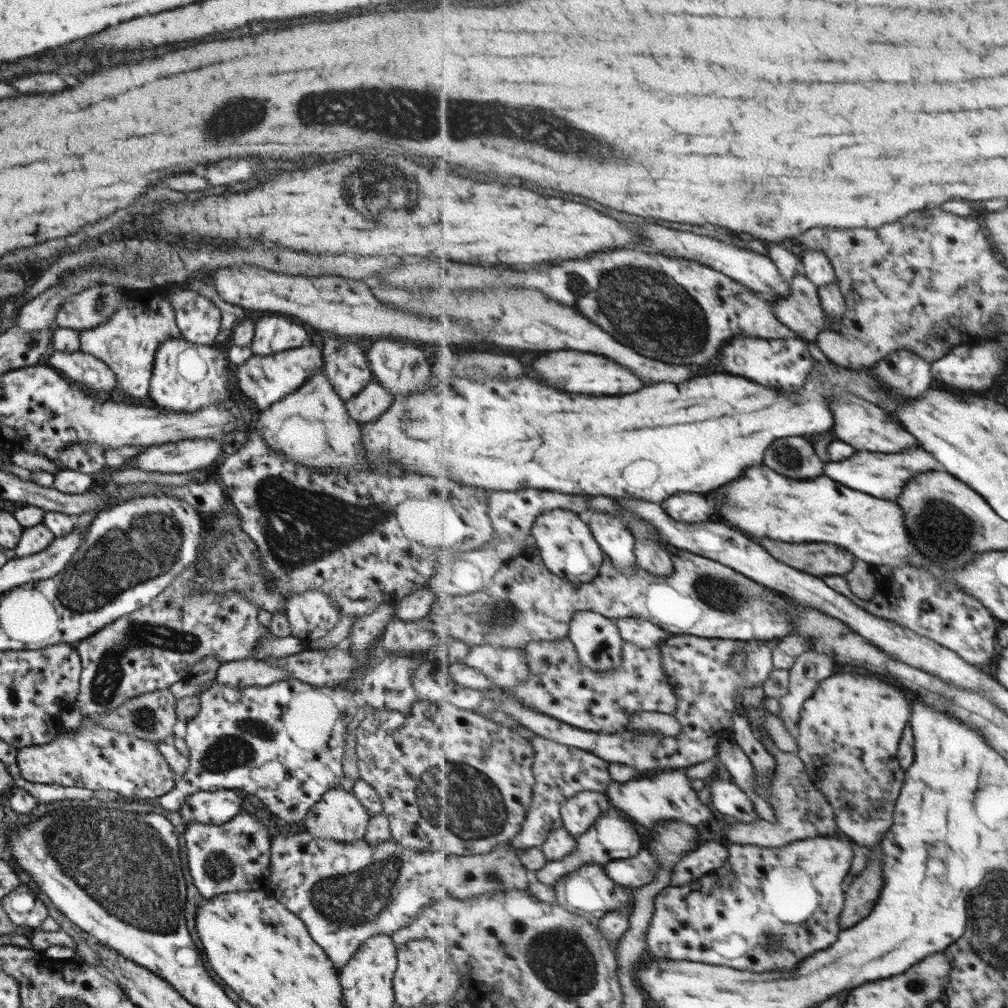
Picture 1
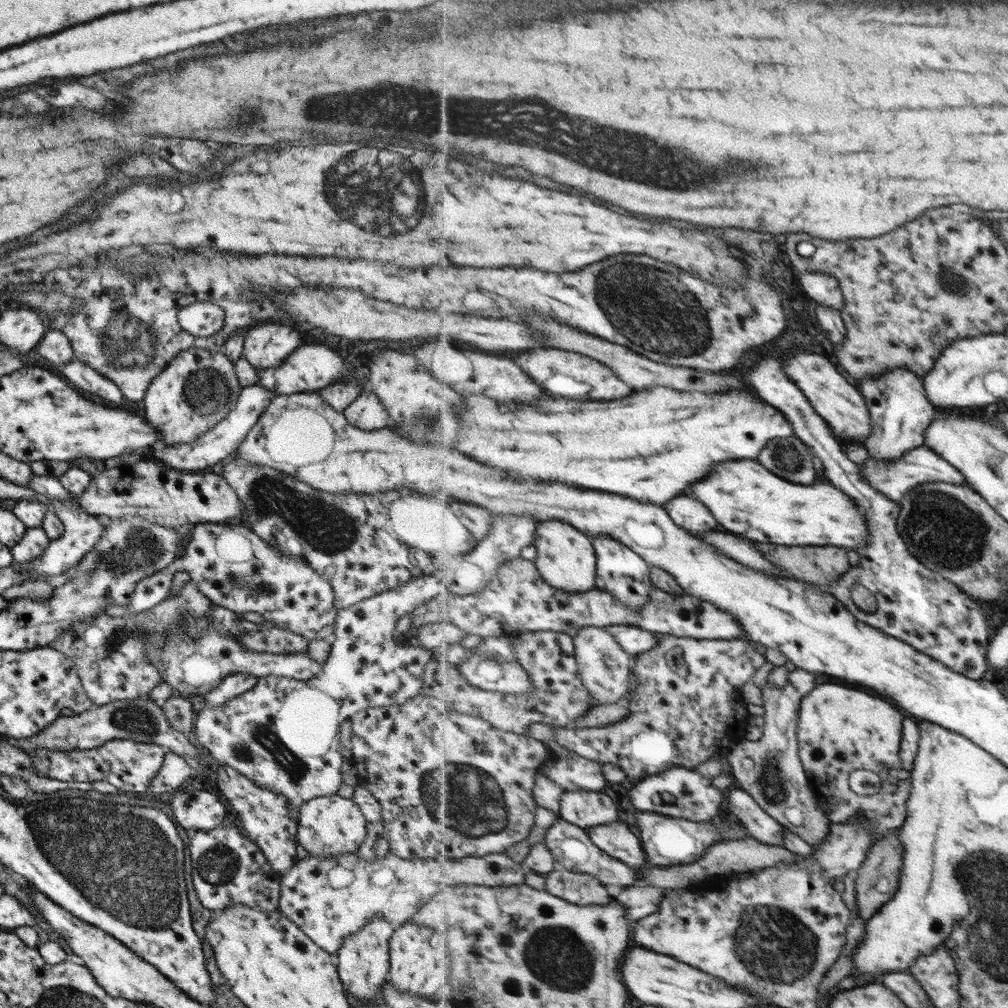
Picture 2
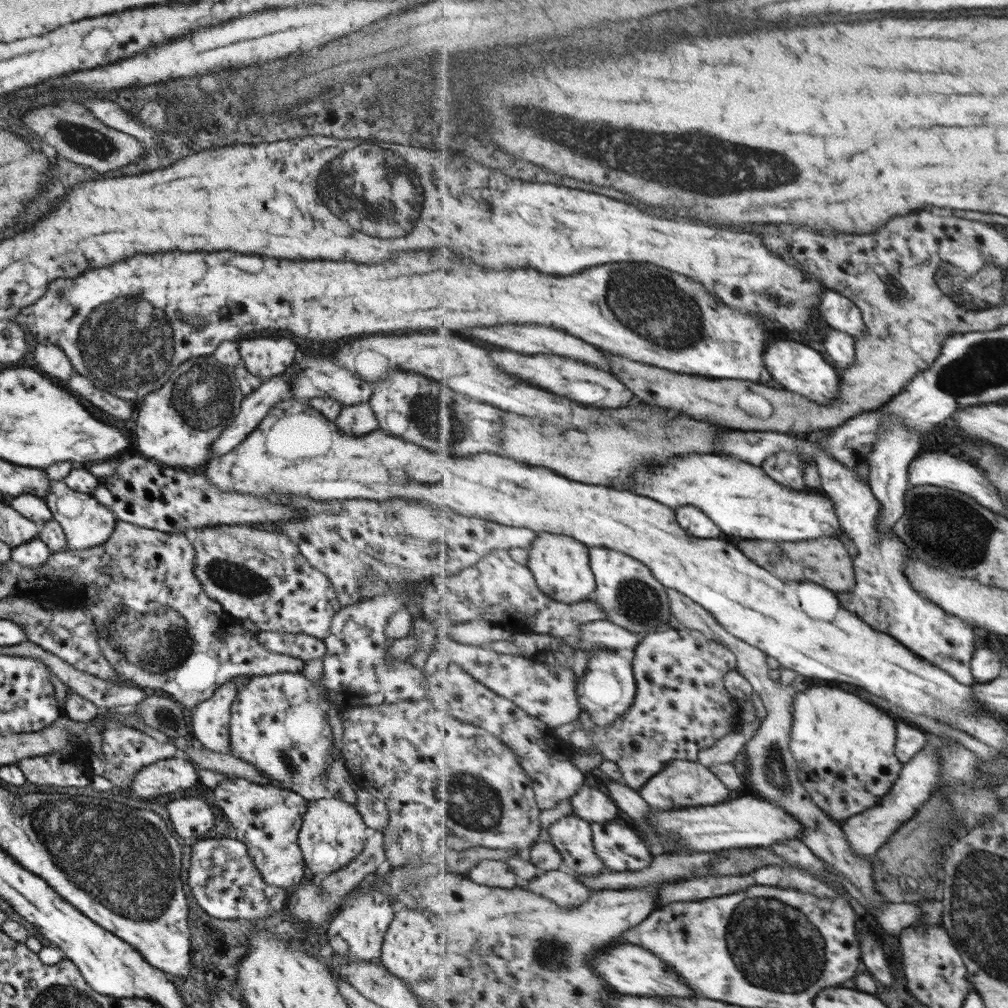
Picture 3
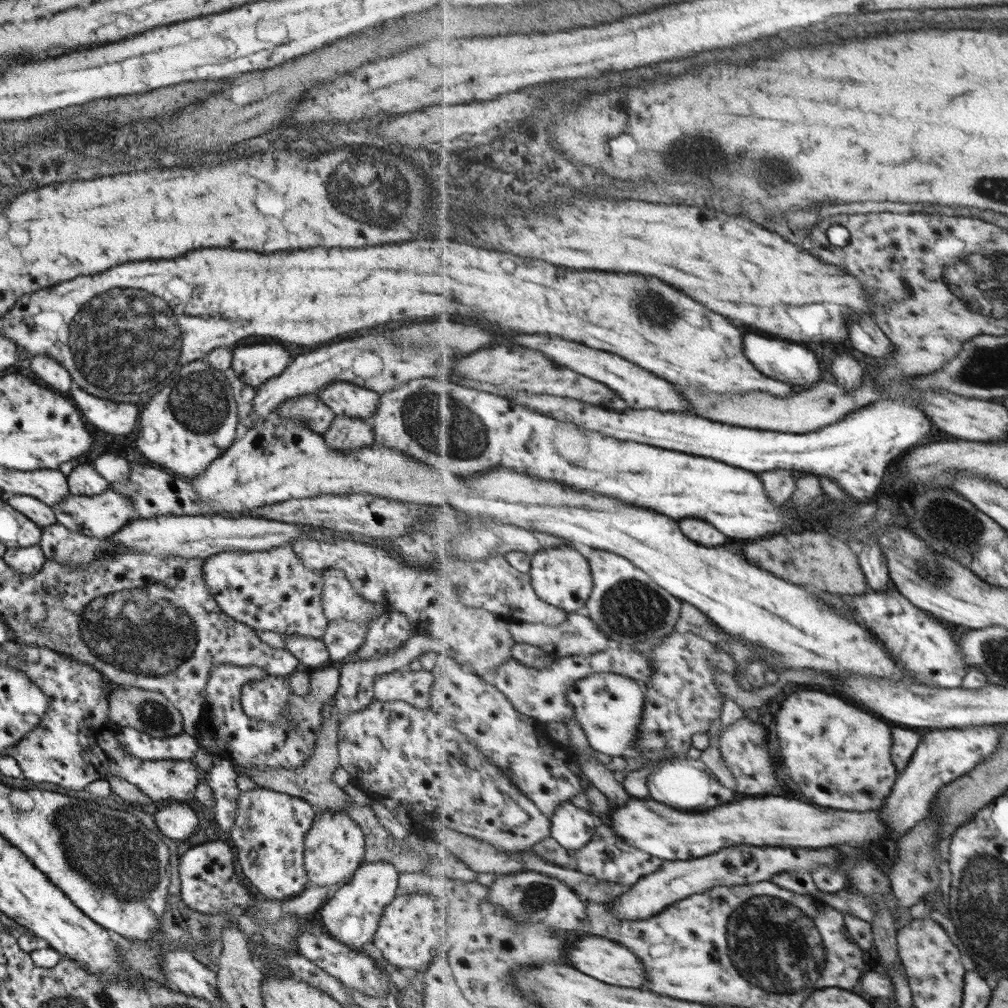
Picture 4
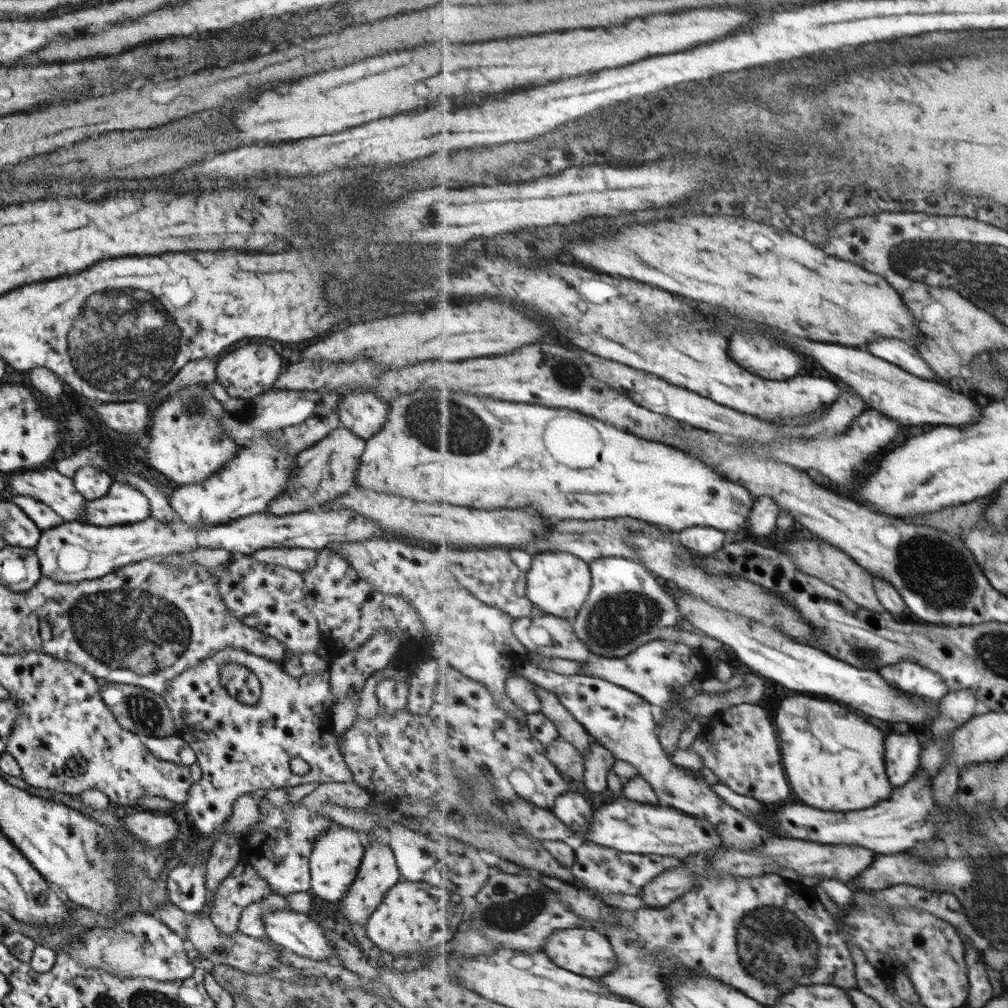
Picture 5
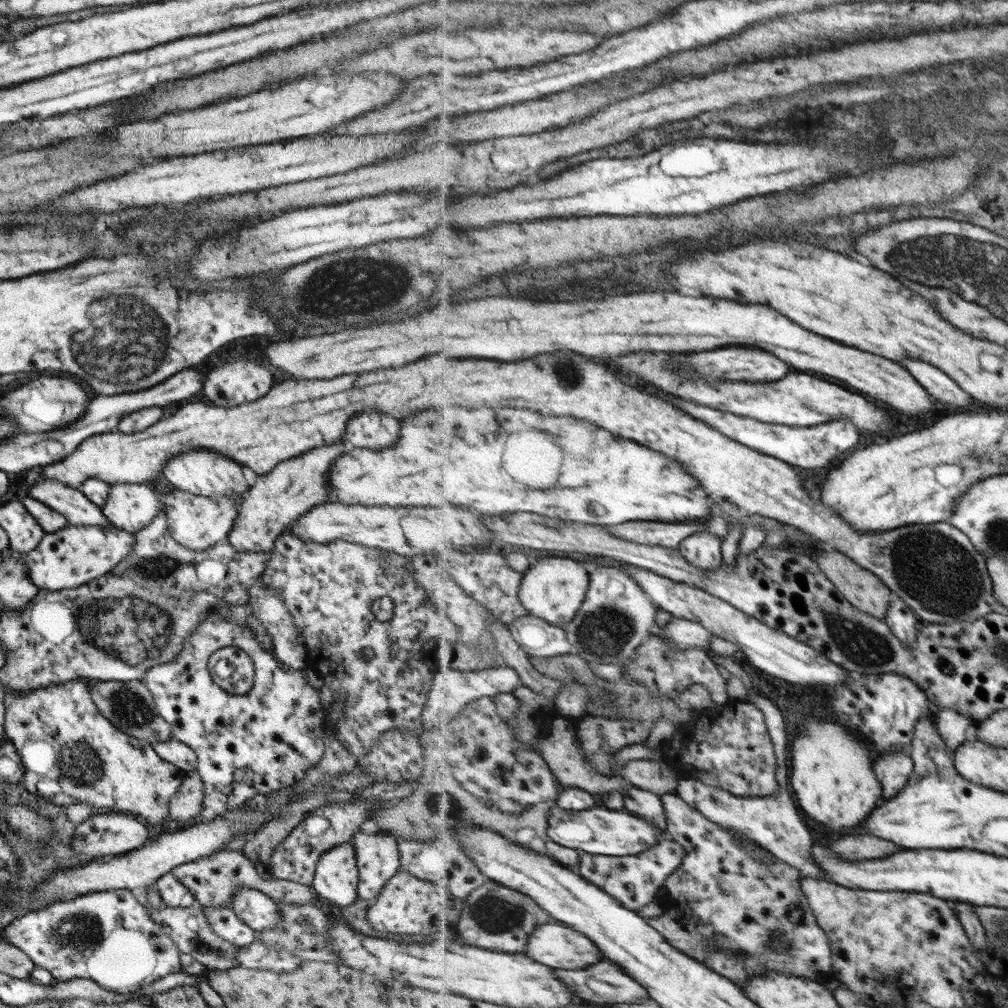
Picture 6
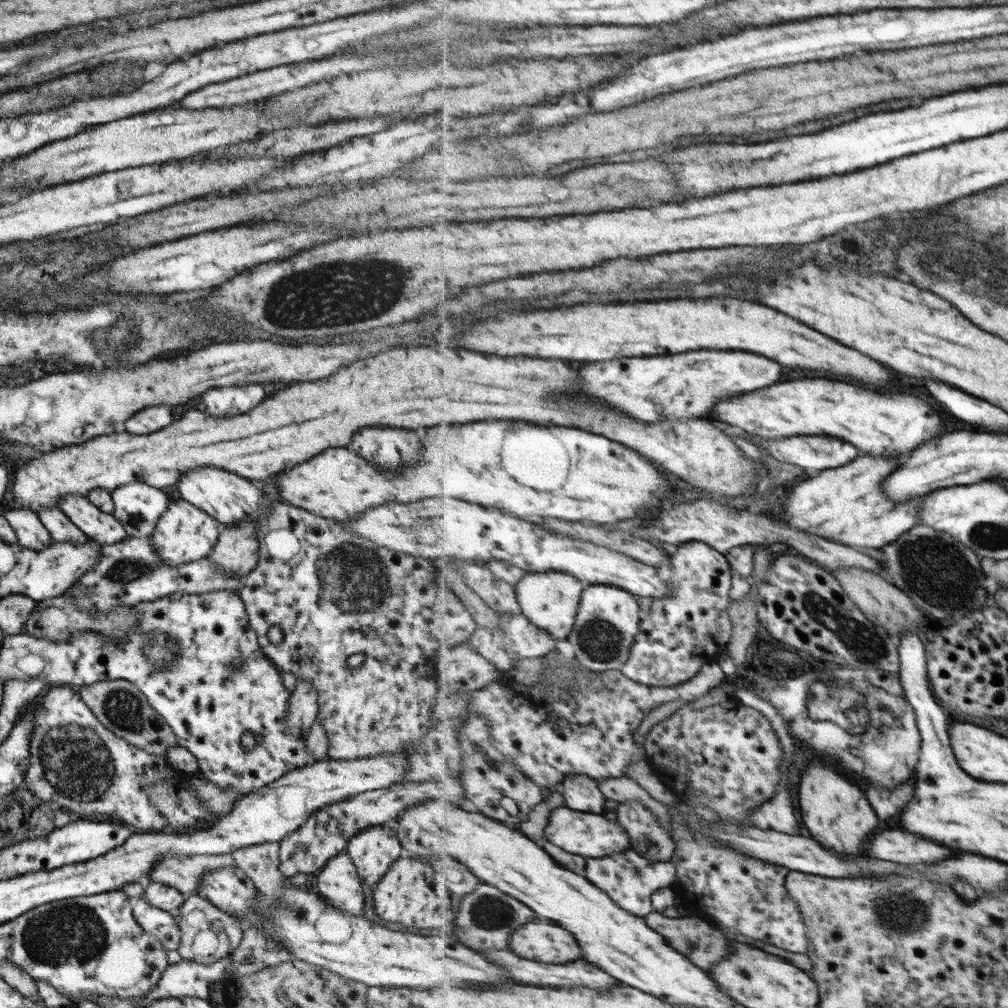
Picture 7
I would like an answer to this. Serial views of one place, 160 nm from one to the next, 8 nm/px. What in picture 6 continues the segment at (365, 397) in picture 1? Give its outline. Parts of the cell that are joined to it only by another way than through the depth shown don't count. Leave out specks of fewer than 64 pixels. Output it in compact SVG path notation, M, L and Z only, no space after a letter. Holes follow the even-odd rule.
M341 444L313 448L297 458L281 462L267 474L257 475L238 504L237 518L225 538L229 546L237 552L271 550L272 542L291 522L297 521L312 505L327 502L331 484L326 474L327 471L330 472L333 460L339 458L337 454L343 454Z

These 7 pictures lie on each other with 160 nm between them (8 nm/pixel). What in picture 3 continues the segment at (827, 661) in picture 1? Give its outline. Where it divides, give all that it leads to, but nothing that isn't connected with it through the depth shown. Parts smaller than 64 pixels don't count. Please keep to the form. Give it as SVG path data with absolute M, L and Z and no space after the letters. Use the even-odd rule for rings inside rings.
M667 588L671 599L672 613L682 626L698 630L723 643L738 655L739 668L737 672L743 675L758 692L766 710L767 715L762 720L760 727L755 731L752 738L745 744L745 762L749 769L743 773L748 776L753 794L763 797L769 802L784 806L788 813L797 817L804 824L803 842L811 848L819 859L835 867L845 879L853 882L853 885L861 891L865 899L871 901L873 907L885 905L885 896L875 888L873 878L873 857L859 854L850 843L846 832L842 829L840 822L833 819L825 812L809 794L809 791L799 780L799 765L790 749L791 731L793 726L793 703L801 688L779 685L778 681L769 678L768 654L760 648L745 642L742 638L731 634L706 608L695 602L692 598L685 596L682 592Z

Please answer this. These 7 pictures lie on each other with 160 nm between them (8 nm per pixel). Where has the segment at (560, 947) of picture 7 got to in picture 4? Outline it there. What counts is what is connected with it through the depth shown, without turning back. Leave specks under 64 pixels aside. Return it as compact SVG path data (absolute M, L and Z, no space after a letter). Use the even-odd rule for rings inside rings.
M581 934L581 940L574 942L574 945L567 952L567 959L569 964L577 968L577 970L583 970L585 974L593 976L593 978L599 978L601 982L611 982L617 986L625 986L625 988L641 988L645 984L645 966L641 964L641 958L633 956L633 951L623 948L621 944L613 942L613 940L607 940L607 938L601 938L601 936L585 936Z

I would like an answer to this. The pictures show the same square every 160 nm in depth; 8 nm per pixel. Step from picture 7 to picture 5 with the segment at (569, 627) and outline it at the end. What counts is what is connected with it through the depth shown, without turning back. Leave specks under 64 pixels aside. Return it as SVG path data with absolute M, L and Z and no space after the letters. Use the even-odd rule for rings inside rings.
M559 552L559 554L534 554L532 567L528 576L527 596L547 615L574 619L580 614L583 605L590 596L594 581L590 563L576 554Z

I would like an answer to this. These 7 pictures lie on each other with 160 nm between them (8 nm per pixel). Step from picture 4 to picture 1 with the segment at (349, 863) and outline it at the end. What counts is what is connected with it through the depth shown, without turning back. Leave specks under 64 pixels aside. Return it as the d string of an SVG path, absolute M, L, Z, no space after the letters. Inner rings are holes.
M339 786L329 789L313 806L310 806L302 818L300 828L317 838L331 838L337 842L351 842L364 836L366 824L370 819L366 808L351 794Z

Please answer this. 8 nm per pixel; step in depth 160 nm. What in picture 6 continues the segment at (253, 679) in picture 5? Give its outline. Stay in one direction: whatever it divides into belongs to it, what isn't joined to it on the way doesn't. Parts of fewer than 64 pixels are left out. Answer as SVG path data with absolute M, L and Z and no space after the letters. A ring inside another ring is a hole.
M223 647L209 656L207 665L211 680L227 694L245 694L252 685L253 664L241 649Z

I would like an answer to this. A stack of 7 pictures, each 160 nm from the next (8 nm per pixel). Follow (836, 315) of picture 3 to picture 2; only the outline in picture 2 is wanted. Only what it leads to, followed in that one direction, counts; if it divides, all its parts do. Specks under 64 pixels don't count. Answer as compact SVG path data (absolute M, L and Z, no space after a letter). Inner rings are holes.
M807 272L800 275L800 282L805 293L817 304L830 306L843 312L846 306L845 295L839 280L826 272Z

